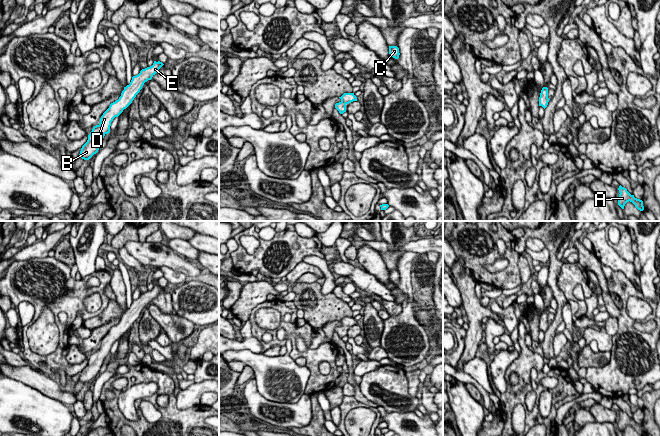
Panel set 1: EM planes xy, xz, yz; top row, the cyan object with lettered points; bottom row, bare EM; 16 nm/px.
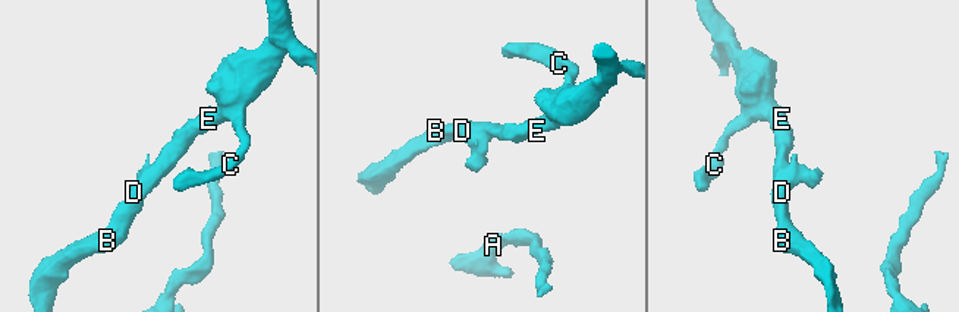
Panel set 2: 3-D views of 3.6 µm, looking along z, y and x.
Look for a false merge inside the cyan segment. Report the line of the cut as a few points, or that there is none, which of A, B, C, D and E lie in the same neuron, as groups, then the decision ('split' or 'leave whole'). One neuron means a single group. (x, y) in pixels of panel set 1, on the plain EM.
cut none; groups A B C D E; leave whole

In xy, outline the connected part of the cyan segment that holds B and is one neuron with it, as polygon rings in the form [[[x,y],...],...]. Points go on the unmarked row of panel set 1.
[[[154,285],[153,289],[142,293],[140,297],[132,301],[129,309],[124,311],[118,324],[111,327],[109,332],[100,342],[100,347],[93,351],[88,359],[87,366],[82,370],[79,381],[89,384],[99,374],[104,360],[110,357],[111,346],[126,333],[140,316],[145,306],[151,304],[164,288],[160,285]]]

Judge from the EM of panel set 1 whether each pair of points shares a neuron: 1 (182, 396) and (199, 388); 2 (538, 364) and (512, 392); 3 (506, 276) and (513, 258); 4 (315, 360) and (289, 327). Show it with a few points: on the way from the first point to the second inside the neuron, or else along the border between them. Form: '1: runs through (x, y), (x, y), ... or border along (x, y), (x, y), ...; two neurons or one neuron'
1: runs through (186, 396), (190, 396), (195, 391); one neuron
2: runs through (528, 368), (524, 372), (524, 386), (522, 388); one neuron
3: runs through (510, 272), (513, 262); one neuron
4: runs through (304, 354), (299, 354), (294, 349), (293, 338); one neuron

